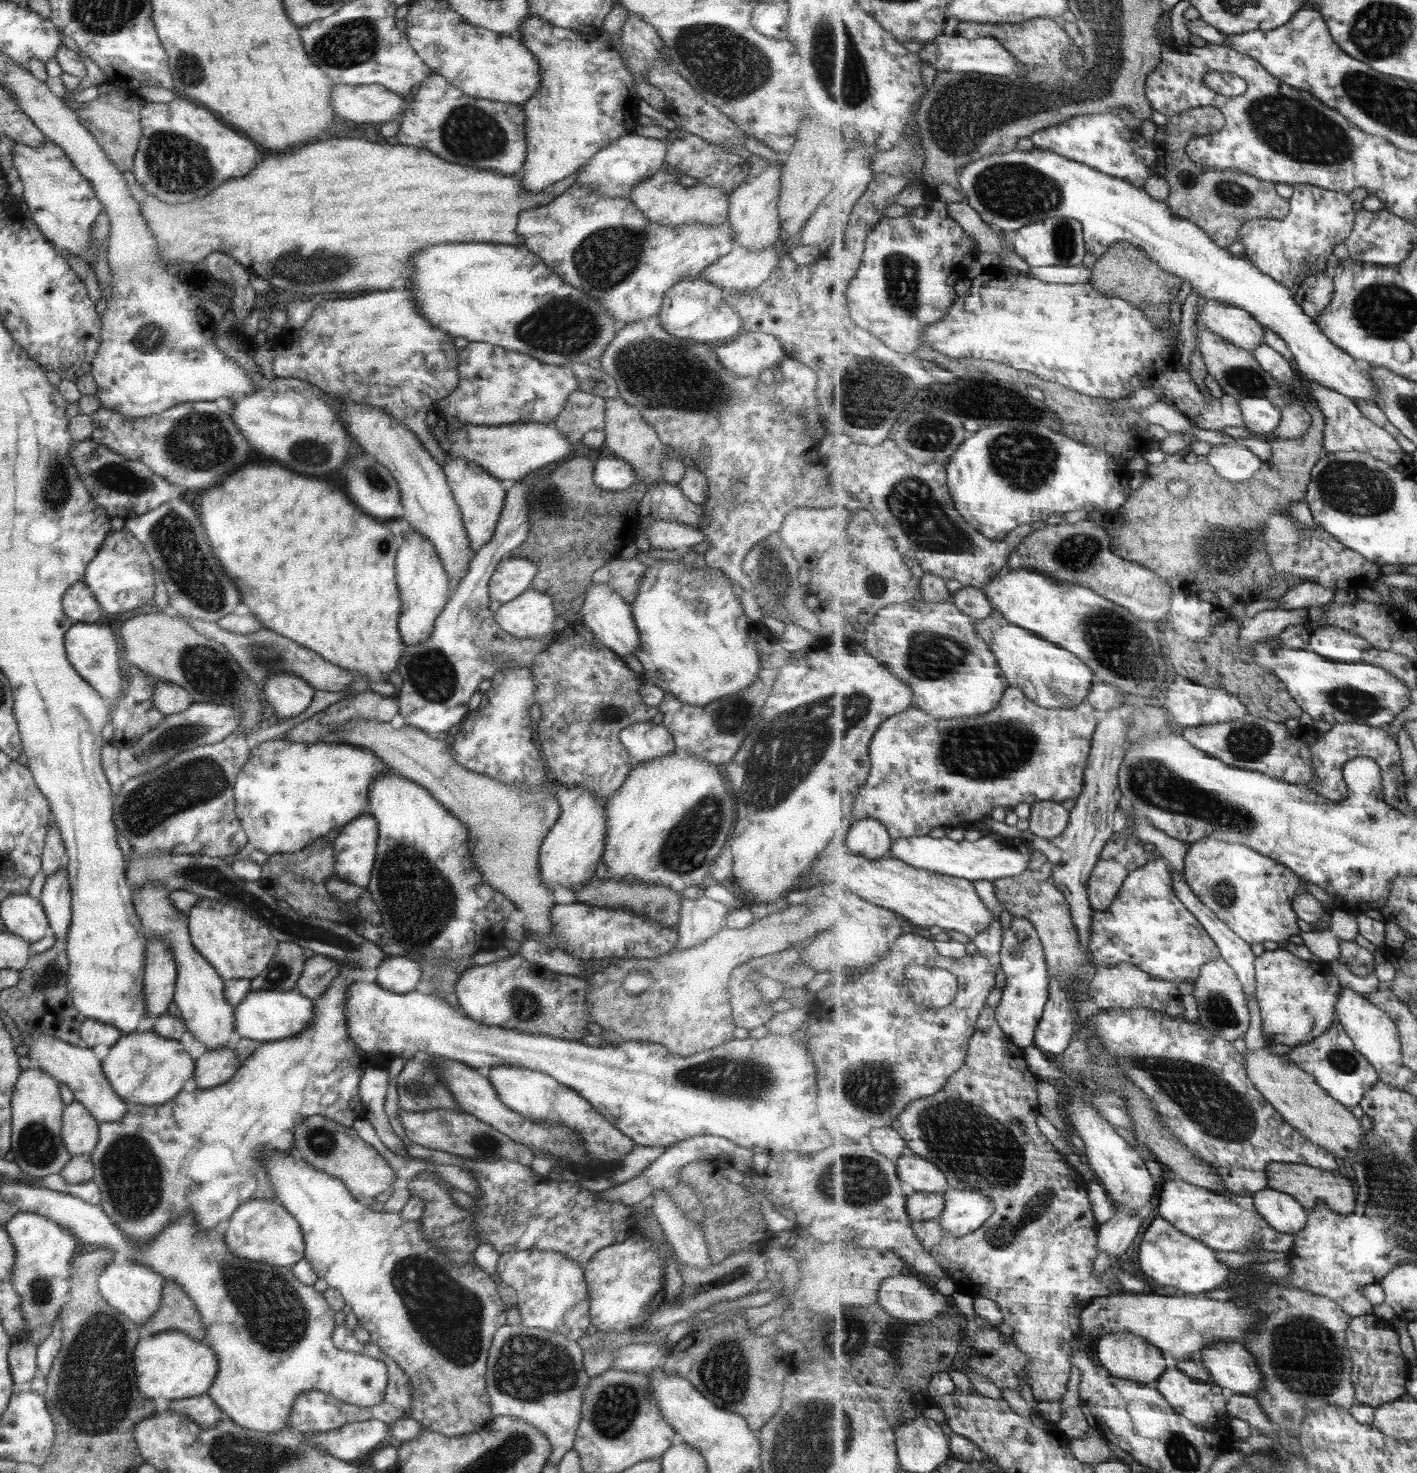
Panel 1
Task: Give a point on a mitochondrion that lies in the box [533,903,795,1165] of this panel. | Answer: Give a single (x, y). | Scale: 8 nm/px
(755, 1080)

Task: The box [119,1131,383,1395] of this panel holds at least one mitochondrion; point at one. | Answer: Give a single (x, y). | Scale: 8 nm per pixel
(274, 1315)

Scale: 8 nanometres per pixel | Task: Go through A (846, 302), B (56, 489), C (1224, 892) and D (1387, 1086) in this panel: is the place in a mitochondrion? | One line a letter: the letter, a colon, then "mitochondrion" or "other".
A: other
B: mitochondrion
C: mitochondrion
D: other

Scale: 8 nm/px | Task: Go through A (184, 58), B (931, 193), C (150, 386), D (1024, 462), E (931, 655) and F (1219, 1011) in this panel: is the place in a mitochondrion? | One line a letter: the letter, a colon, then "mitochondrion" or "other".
A: mitochondrion
B: other
C: other
D: mitochondrion
E: mitochondrion
F: mitochondrion

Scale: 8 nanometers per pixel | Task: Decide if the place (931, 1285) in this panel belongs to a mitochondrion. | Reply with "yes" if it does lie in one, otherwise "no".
no

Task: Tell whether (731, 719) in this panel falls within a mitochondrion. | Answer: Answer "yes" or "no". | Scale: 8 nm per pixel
yes

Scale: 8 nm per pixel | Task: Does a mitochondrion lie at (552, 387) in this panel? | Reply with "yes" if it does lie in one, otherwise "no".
no

